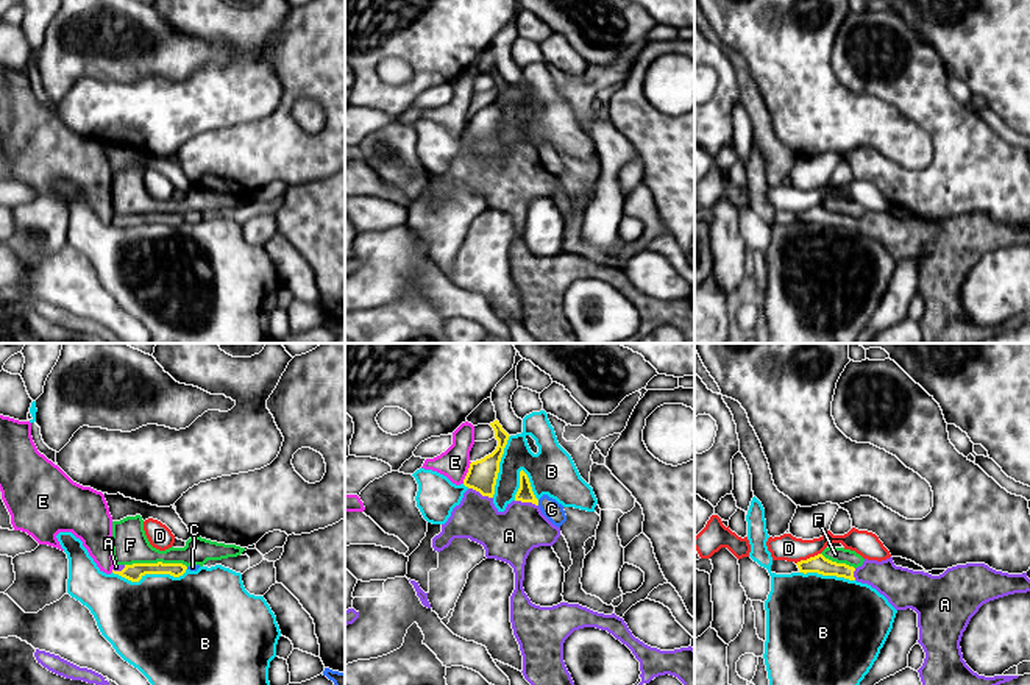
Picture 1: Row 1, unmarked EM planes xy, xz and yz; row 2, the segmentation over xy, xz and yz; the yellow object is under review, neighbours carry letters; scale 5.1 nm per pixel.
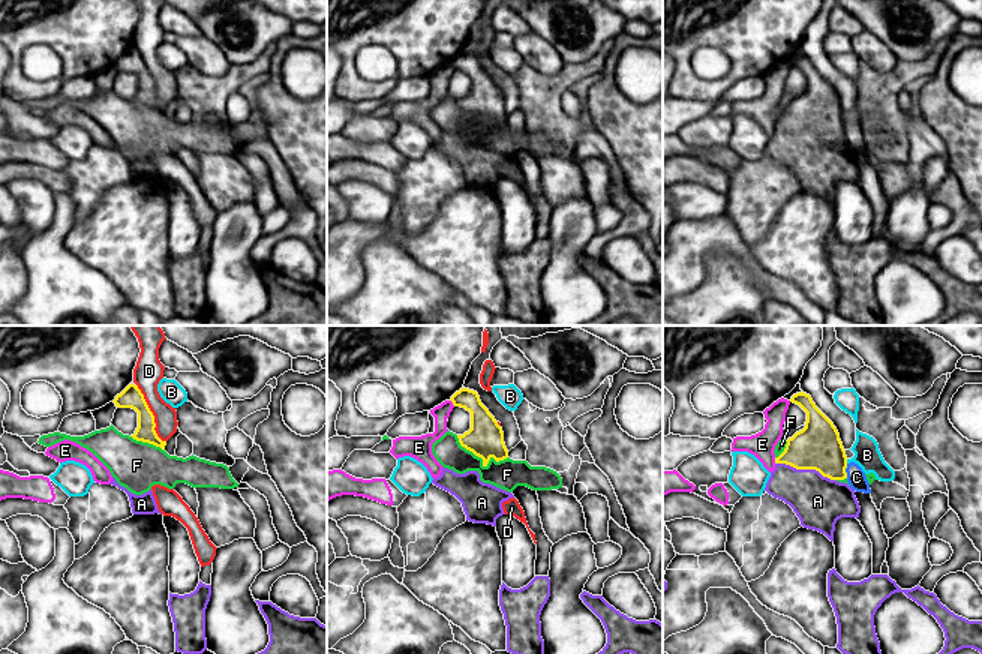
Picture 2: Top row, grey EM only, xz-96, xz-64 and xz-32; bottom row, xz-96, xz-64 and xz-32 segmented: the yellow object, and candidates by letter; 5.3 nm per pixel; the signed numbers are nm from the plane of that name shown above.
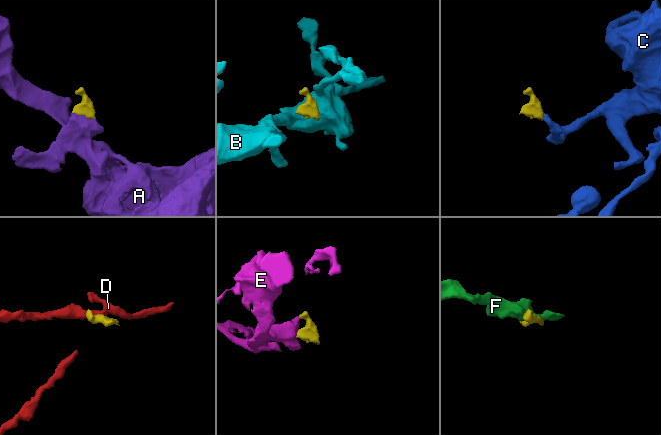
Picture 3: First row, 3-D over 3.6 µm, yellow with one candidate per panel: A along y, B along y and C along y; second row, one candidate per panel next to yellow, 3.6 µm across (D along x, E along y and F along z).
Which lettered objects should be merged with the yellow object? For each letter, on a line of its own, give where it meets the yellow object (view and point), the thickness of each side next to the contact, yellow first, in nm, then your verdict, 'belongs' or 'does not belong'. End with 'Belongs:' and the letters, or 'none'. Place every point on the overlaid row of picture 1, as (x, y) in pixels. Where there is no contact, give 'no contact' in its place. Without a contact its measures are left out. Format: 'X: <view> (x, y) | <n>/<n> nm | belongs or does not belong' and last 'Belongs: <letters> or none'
A: xz (481, 493) | 150/260 nm | belongs
B: xy (150, 573) | 90/460 nm | does not belong
C: xz (537, 503) | 90/100 nm | does not belong
D: yz (807, 559) | 90/130 nm | does not belong
E: xz (467, 473) | 150/160 nm | does not belong
F: xy (156, 564) | 90/190 nm | does not belong
Belongs: A

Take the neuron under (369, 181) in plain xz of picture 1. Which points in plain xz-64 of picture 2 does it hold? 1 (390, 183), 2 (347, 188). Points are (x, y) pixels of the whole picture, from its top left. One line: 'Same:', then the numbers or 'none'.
Same: 1

